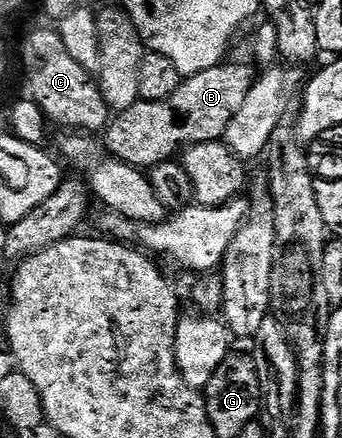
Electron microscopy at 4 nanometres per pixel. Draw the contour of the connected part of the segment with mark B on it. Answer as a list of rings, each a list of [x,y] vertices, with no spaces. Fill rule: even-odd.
[[[224,61],[213,69],[205,69],[196,75],[186,76],[177,93],[173,93],[173,97],[165,97],[165,101],[140,99],[139,102],[129,105],[129,109],[118,112],[107,125],[106,154],[110,158],[128,163],[130,167],[150,169],[162,163],[172,162],[180,152],[193,145],[220,142],[227,134],[229,121],[233,121],[233,117],[237,117],[238,111],[241,110],[241,105],[245,105],[245,97],[257,78],[256,68],[250,62],[247,62],[248,64],[231,62]]]

